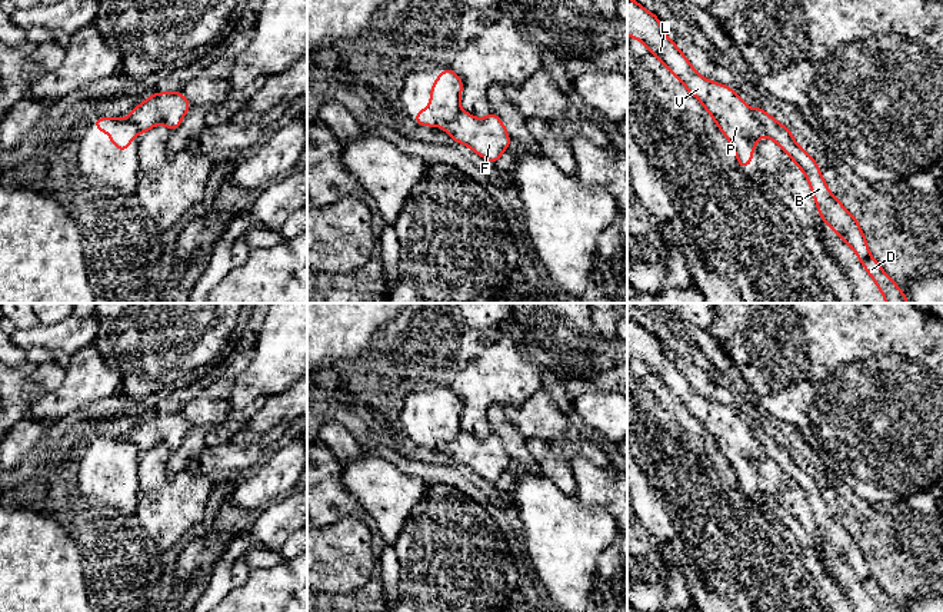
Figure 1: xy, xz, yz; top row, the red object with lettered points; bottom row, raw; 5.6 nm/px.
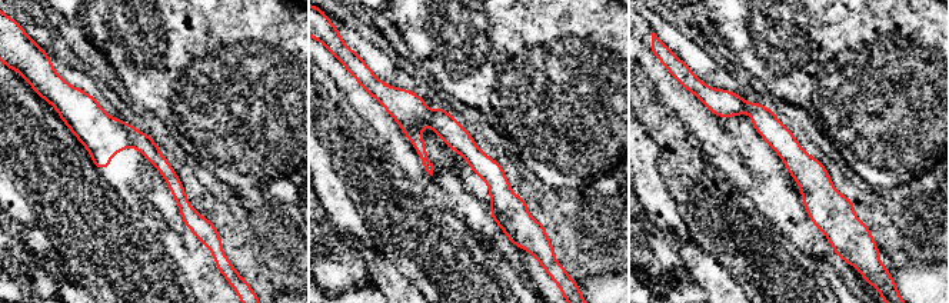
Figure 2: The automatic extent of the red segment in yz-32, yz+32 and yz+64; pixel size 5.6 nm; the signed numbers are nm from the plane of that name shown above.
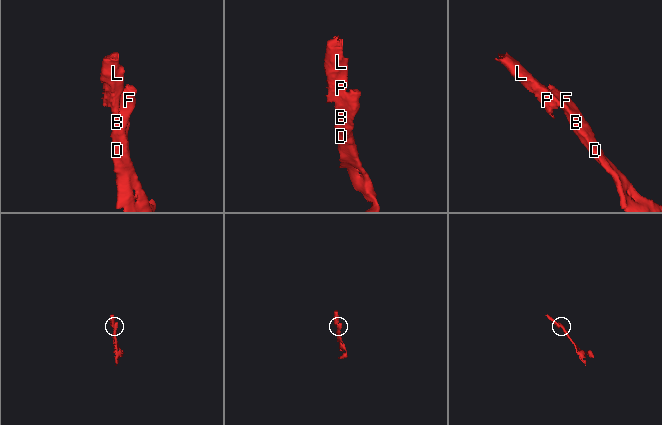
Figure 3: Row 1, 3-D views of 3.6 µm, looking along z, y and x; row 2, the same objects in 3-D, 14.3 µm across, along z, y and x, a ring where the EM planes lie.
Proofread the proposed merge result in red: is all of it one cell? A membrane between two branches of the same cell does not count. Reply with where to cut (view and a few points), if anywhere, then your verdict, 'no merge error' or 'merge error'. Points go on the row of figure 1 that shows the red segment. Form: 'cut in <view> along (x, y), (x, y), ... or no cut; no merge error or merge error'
cut in yz along (752, 110), (765, 133); merge error

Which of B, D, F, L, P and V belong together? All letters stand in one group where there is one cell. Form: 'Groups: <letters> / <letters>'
Groups: B D F / L P V

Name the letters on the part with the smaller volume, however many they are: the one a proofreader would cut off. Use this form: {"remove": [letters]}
{"remove": ["L", "P", "V"]}

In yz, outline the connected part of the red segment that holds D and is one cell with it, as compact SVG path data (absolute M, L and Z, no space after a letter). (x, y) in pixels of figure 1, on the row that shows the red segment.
M759 106L753 110L753 116L763 127L764 134L779 144L806 174L820 217L854 250L859 262L884 296L886 303L909 303L903 290L870 255L867 239L859 226L857 217L852 216L840 200L830 193L817 162L796 143L790 127L780 124Z

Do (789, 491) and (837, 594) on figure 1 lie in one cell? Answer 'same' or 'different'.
same

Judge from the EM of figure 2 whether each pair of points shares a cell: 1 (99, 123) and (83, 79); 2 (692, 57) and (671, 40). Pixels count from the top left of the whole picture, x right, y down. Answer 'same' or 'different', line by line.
1: different
2: same

